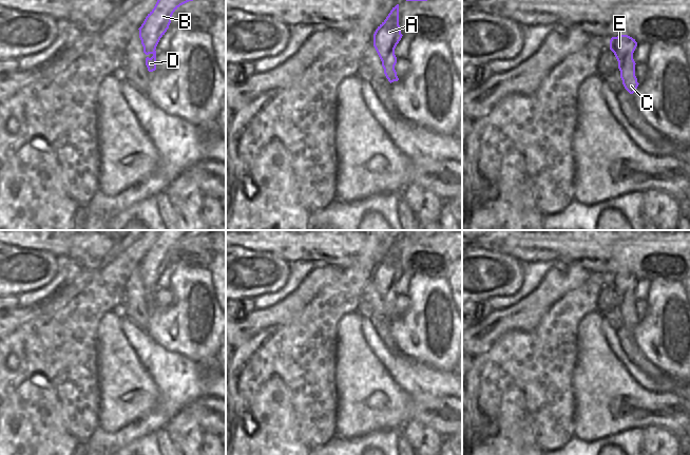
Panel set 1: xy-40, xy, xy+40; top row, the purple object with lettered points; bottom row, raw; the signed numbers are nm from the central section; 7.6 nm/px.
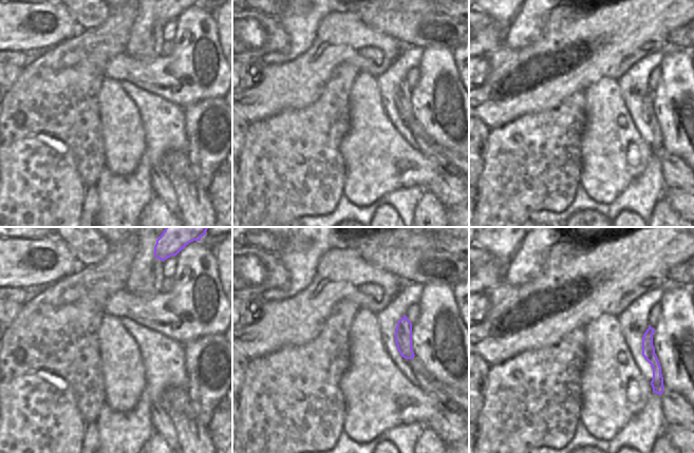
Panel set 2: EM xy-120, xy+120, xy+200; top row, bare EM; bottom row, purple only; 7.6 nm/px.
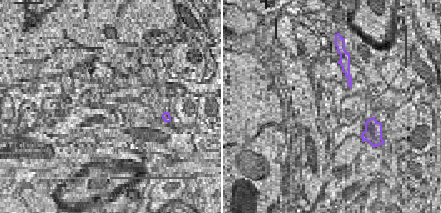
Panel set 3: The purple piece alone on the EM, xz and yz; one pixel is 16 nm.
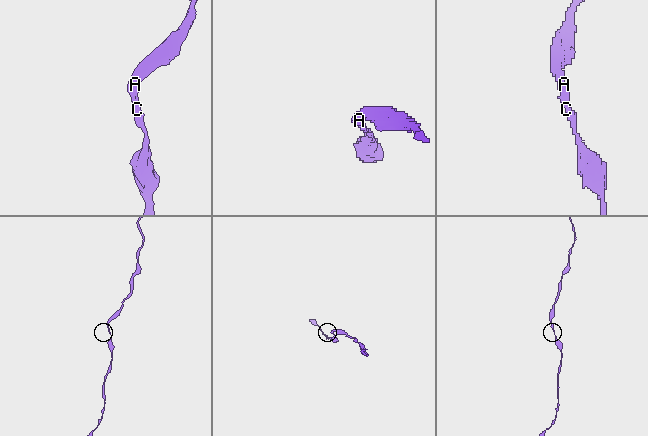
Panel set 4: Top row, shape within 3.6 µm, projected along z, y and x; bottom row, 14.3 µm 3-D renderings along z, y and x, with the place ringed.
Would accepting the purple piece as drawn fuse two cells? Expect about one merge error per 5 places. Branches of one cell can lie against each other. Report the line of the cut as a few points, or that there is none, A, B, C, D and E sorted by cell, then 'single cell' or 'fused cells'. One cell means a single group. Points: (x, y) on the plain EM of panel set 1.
cut none; groups A B C D E; single cell

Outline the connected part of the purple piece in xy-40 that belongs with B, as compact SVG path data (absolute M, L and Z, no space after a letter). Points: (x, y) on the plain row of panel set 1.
M160 230L154 245L148 250L143 260L138 265L139 266L139 274L141 277L141 281L143 283L143 289L148 292L152 290L151 295L146 295L146 302L149 308L153 308L156 306L156 283L160 277L160 274L165 271L169 262L171 260L171 253L173 249L183 241L193 238L195 235L202 235L204 233L208 233L214 230Z

